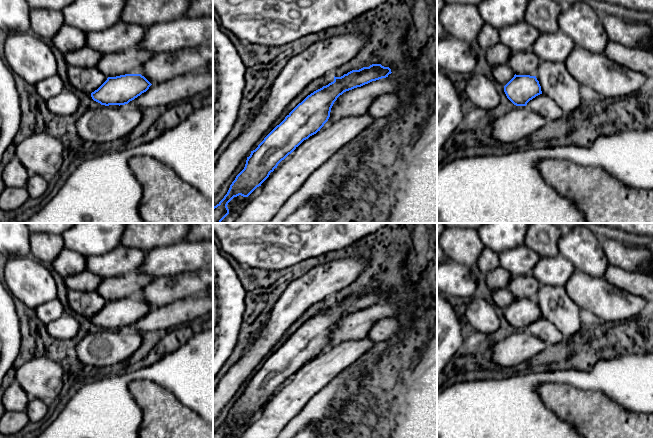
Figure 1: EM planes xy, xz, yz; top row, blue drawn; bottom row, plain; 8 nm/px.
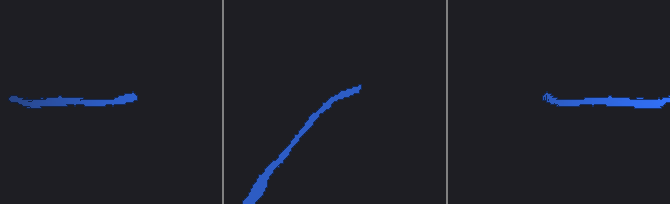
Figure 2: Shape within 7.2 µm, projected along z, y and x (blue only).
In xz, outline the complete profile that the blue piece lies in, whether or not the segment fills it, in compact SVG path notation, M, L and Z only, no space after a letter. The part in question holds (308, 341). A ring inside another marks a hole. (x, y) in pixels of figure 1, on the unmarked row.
M372 288L369 291L352 294L341 301L334 300L333 306L308 319L264 362L255 374L251 375L244 393L236 400L224 422L213 431L213 438L229 438L227 429L234 421L239 419L248 421L257 411L261 410L282 384L291 378L304 364L320 355L328 345L331 332L340 319L372 305L386 302L391 297L389 291Z

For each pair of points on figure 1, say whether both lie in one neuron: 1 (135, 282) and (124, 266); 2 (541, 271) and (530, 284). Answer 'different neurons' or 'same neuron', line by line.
1: different neurons
2: different neurons

